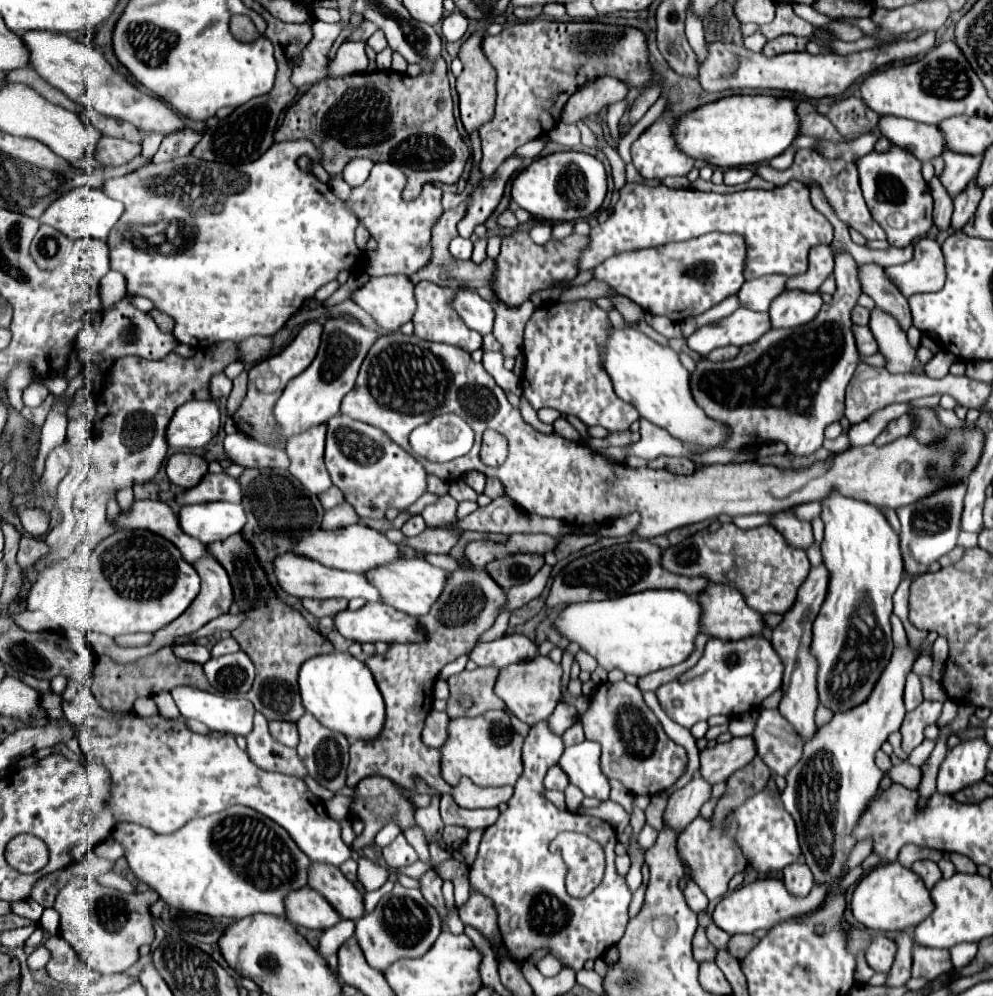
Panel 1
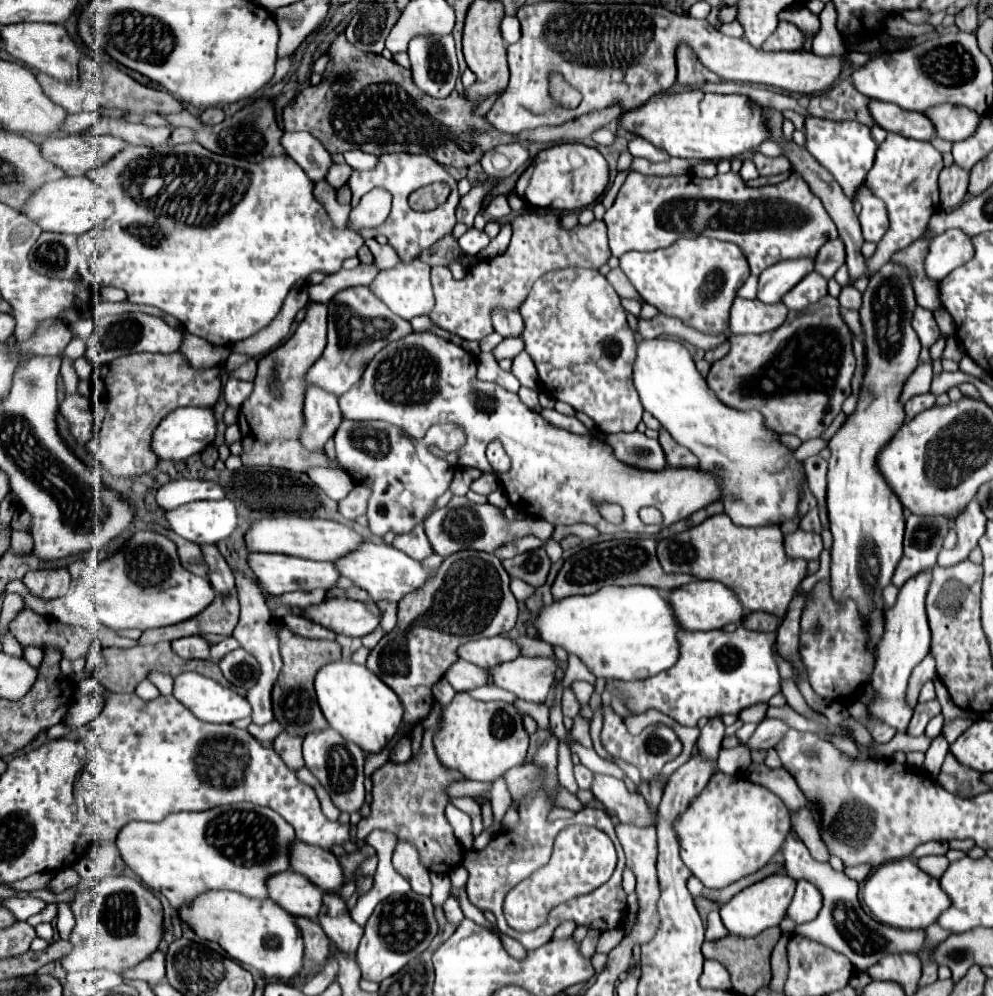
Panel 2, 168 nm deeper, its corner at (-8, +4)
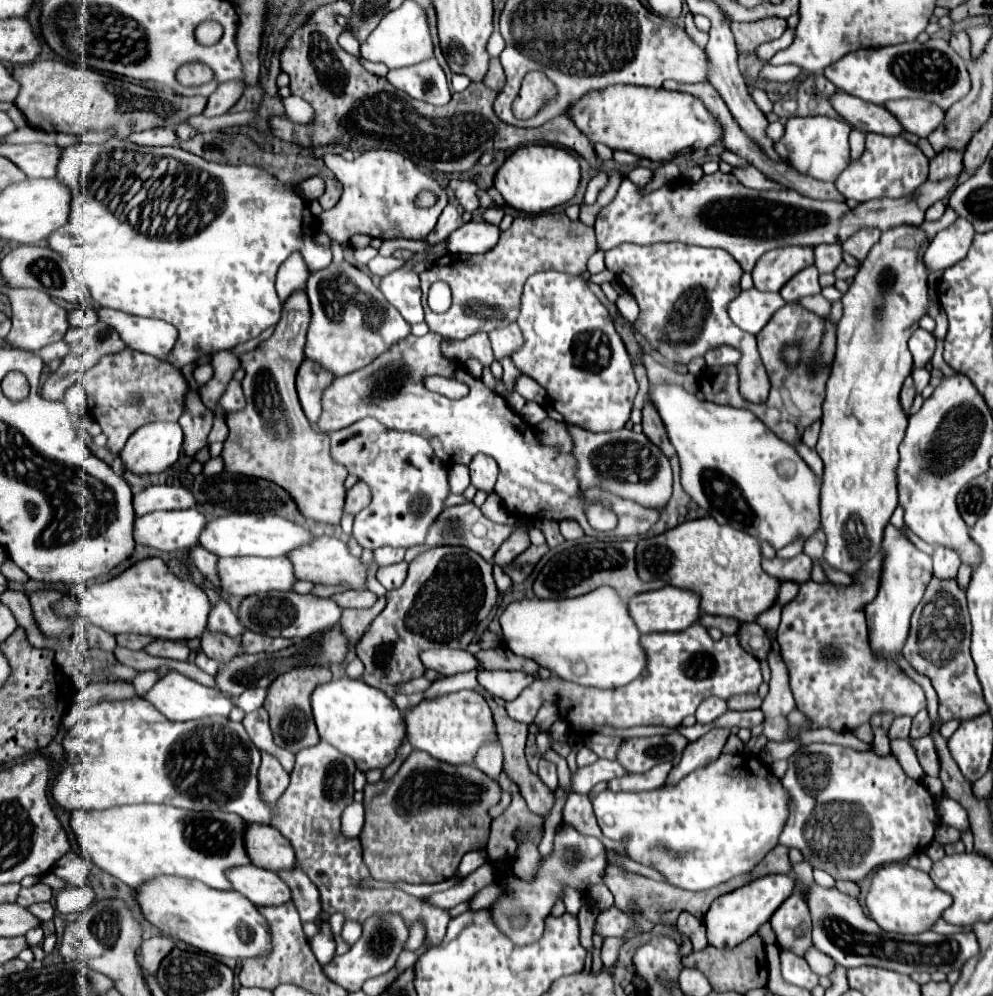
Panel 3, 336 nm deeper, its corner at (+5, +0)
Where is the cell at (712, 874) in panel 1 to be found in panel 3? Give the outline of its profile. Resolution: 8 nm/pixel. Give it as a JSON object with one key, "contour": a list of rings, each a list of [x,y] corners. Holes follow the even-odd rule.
{"contour":[[[740,753],[722,755],[716,763],[692,771],[672,787],[664,785],[642,793],[614,793],[604,789],[594,795],[592,805],[604,837],[612,841],[626,841],[628,853],[632,853],[634,861],[654,867],[668,879],[670,885],[688,891],[712,889],[736,875],[750,873],[754,865],[778,845],[784,821],[788,819],[788,793],[784,793],[780,779],[776,779],[764,763],[758,767],[756,759],[752,771],[750,757]]]}

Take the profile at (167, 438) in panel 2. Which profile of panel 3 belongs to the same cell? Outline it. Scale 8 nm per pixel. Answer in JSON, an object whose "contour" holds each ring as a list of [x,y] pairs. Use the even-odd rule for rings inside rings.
{"contour":[[[148,423],[140,427],[136,433],[132,433],[120,457],[126,463],[126,467],[134,473],[160,473],[178,461],[182,441],[184,433],[178,423]]]}

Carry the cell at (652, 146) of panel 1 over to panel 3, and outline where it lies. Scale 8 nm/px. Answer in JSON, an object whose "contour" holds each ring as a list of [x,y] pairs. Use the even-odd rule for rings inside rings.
{"contour":[[[614,151],[614,161],[616,163],[624,163],[624,165],[638,165],[638,161],[640,161],[640,157],[638,155],[634,155],[634,153],[630,153],[630,151]]]}

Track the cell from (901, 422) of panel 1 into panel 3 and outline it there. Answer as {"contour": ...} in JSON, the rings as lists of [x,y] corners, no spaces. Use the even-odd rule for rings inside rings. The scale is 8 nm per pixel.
{"contour":[[[908,377],[904,381],[904,387],[902,387],[902,393],[900,393],[900,403],[902,403],[902,409],[908,413],[910,407],[912,407],[912,401],[916,397],[916,385],[912,381],[912,377]]]}

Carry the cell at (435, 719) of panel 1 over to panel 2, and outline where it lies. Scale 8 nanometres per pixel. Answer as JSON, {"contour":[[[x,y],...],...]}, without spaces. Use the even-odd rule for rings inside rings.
{"contour":[[[437,725],[425,731],[423,743],[419,753],[403,763],[385,763],[381,769],[373,773],[373,803],[371,803],[371,815],[357,823],[357,829],[381,829],[387,833],[395,833],[397,841],[409,841],[419,849],[421,865],[431,873],[447,875],[453,869],[459,867],[459,863],[465,857],[465,847],[457,841],[453,835],[453,827],[449,825],[445,817],[445,807],[449,805],[447,787],[459,781],[465,781],[459,773],[453,773],[451,769],[441,769],[435,749],[433,749],[433,733]]]}

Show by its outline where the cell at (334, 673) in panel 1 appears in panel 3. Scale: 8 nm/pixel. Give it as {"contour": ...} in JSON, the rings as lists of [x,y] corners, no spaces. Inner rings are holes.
{"contour":[[[342,677],[318,685],[312,693],[312,711],[320,739],[352,757],[356,767],[362,771],[388,767],[406,735],[404,721],[394,701],[384,697],[378,689],[366,685],[362,679]]]}

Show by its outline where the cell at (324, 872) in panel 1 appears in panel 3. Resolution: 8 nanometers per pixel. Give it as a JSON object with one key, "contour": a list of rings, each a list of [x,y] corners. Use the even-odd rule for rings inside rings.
{"contour":[[[252,825],[248,827],[248,855],[256,867],[268,871],[290,871],[298,867],[296,855],[288,839],[270,825]]]}

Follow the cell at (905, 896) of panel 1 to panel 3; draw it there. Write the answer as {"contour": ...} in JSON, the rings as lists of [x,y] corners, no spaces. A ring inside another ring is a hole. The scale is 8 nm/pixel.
{"contour":[[[892,863],[880,867],[870,883],[870,889],[866,893],[866,909],[870,917],[884,929],[884,931],[896,931],[906,935],[916,935],[928,931],[936,919],[944,913],[944,909],[952,905],[952,897],[938,889],[928,873],[912,869],[906,863]]]}

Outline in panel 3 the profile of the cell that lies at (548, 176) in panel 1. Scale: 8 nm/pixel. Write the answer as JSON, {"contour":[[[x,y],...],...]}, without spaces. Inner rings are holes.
{"contour":[[[524,145],[516,149],[498,169],[494,187],[506,203],[524,213],[544,213],[568,203],[580,187],[580,163],[564,147],[556,145]]]}

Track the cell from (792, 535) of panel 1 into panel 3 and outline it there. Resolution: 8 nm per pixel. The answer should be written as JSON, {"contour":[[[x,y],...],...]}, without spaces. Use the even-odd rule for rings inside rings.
{"contour":[[[800,553],[792,559],[762,559],[762,569],[768,575],[778,577],[780,581],[796,581],[804,583],[810,579],[810,569],[812,569],[812,559],[806,553]]]}

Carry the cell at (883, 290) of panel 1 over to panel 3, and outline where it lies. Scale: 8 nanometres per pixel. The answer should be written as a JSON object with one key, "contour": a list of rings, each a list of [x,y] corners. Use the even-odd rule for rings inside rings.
{"contour":[[[916,329],[908,341],[908,347],[914,357],[914,367],[924,367],[926,361],[930,361],[934,355],[936,339],[926,329]]]}

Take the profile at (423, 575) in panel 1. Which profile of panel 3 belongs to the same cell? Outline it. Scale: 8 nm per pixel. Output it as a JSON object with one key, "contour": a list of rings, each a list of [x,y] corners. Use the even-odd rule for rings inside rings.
{"contour":[[[316,537],[312,545],[306,545],[304,549],[296,549],[296,553],[290,553],[288,559],[292,565],[296,565],[296,577],[312,581],[312,583],[326,583],[326,585],[342,585],[346,589],[368,589],[368,573],[370,563],[364,563],[360,557],[354,557],[348,551],[348,545],[334,537]]]}

